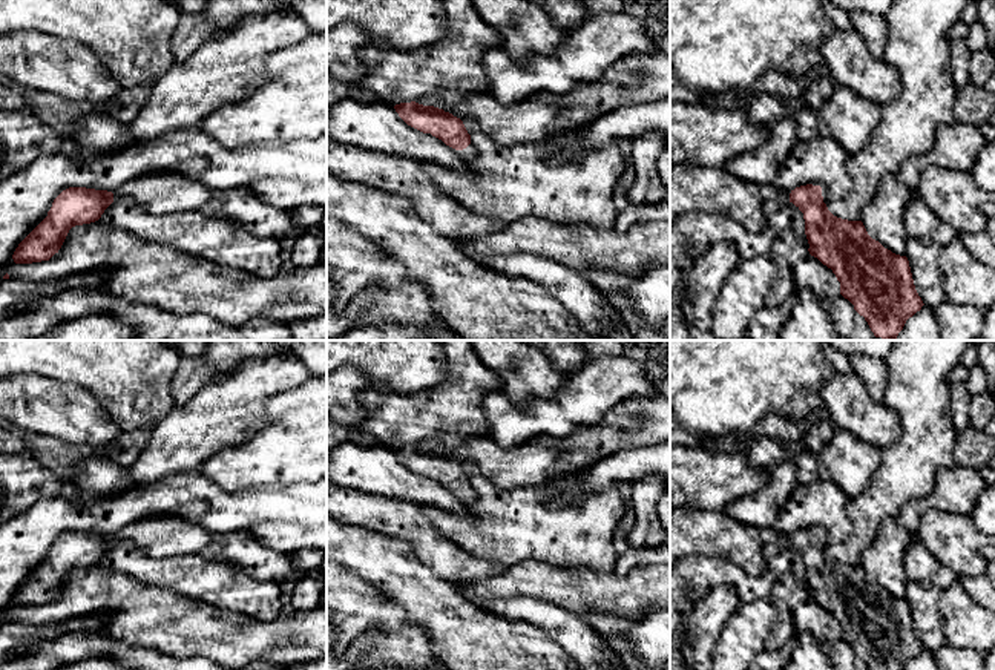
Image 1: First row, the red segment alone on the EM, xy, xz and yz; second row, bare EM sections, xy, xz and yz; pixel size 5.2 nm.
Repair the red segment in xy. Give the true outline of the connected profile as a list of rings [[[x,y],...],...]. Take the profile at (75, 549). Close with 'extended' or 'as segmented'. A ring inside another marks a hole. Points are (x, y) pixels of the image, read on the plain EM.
[[[150,517],[129,523],[115,535],[69,530],[52,546],[48,560],[18,587],[15,607],[49,604],[61,592],[69,573],[90,567],[118,541],[133,543],[152,558],[196,555],[210,561],[242,566],[259,581],[302,578],[291,553],[281,553],[244,532],[212,534],[181,517]]]; extended

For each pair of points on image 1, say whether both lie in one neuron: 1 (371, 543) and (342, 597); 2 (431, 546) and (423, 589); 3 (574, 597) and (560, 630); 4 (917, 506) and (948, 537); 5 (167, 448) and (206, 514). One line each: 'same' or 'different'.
1: different
2: different
3: different
4: different
5: different

